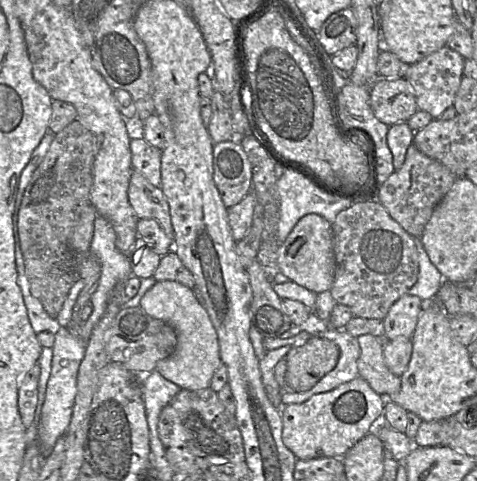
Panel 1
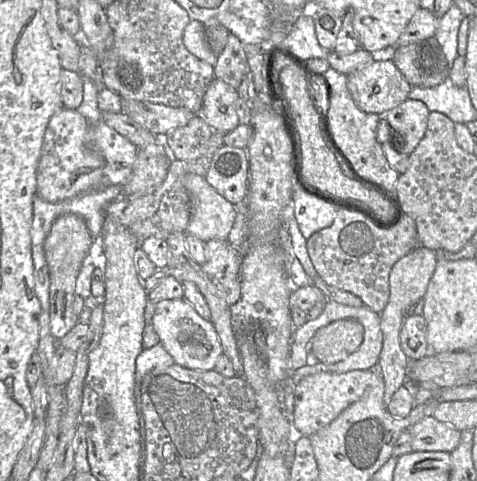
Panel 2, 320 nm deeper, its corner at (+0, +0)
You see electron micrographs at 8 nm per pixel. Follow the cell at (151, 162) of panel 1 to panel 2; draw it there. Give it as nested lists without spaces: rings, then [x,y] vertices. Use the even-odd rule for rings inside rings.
[[[62,107],[49,120],[44,132],[40,158],[37,167],[37,195],[50,203],[87,193],[98,186],[122,186],[130,177],[136,161],[138,148],[102,119],[95,123],[88,120],[75,109]]]

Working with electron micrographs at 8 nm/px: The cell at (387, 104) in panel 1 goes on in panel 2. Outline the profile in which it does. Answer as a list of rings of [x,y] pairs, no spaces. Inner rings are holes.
[[[381,56],[372,64],[347,75],[347,86],[364,112],[383,114],[409,99],[411,85],[393,59]]]

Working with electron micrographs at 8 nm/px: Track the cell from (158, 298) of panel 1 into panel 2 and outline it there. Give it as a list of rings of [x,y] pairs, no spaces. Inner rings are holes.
[[[185,299],[165,300],[156,304],[151,324],[159,336],[160,344],[172,356],[174,362],[184,368],[210,371],[222,354],[216,329],[203,319]]]

